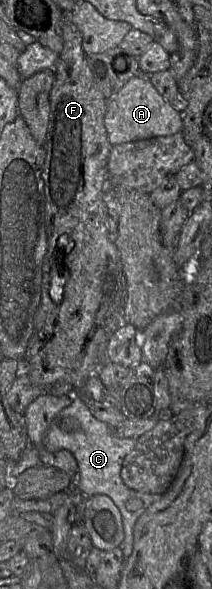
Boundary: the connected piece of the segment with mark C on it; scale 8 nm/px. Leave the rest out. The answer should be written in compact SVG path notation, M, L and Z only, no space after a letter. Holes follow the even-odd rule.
M73 395L72 402L64 408L58 417L50 424L43 439L43 447L49 452L56 452L62 449L70 451L78 465L74 487L85 497L96 494L104 494L112 499L122 516L124 539L120 545L124 562L130 556L133 549L133 529L137 519L154 502L161 498L161 494L142 493L128 488L121 479L120 472L125 457L130 453L136 444L136 439L118 436L112 427L107 423L96 419L82 396ZM62 417L76 418L80 428L75 432L64 432L58 426L58 420ZM137 498L142 501L142 507L136 511L127 509L127 501Z

